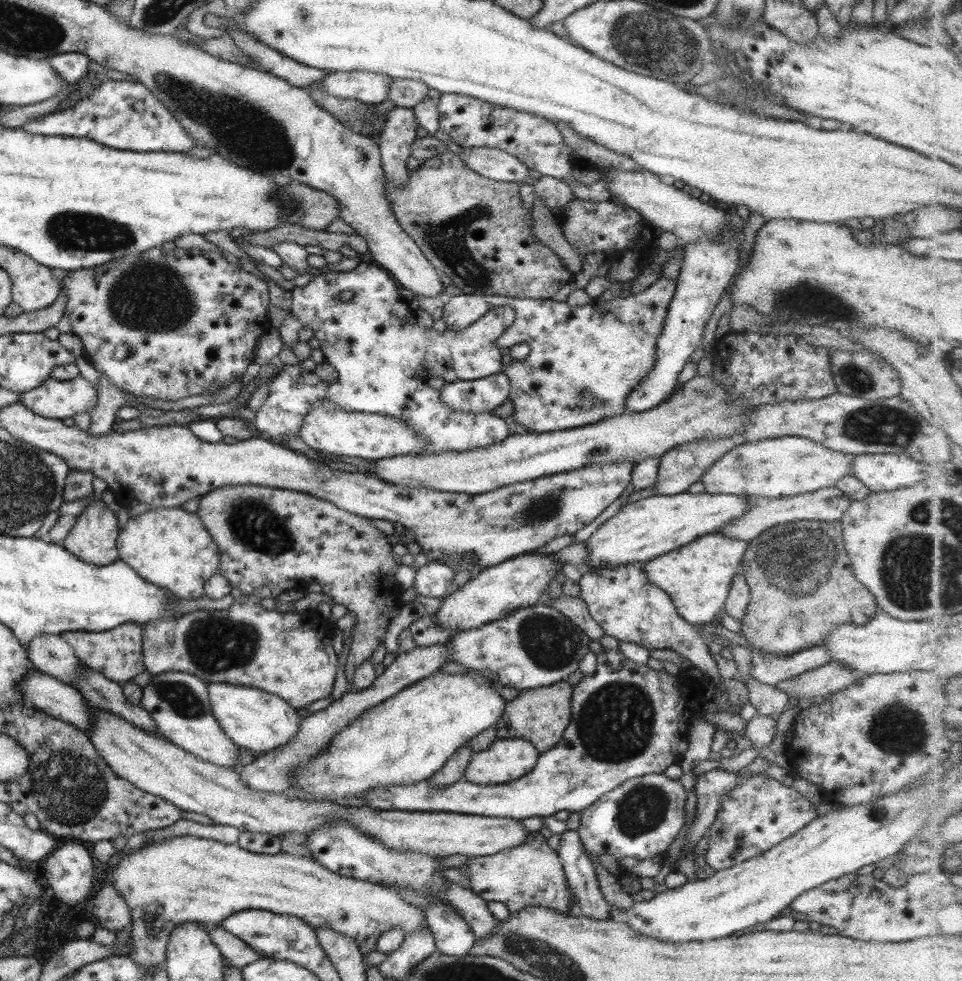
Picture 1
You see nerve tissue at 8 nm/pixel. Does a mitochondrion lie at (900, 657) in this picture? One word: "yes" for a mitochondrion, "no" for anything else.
no

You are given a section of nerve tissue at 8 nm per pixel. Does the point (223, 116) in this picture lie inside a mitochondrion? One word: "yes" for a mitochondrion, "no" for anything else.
yes

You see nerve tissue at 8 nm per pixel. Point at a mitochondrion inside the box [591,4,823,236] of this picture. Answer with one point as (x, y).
(650, 42)

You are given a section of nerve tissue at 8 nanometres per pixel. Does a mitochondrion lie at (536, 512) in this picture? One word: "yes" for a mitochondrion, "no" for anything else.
yes

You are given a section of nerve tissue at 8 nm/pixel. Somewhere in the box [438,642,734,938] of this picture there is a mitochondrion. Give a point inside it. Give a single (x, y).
(616, 722)

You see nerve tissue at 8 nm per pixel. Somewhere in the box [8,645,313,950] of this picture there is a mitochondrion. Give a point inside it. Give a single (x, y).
(65, 790)

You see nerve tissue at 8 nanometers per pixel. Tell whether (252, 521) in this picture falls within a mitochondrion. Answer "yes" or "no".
yes

